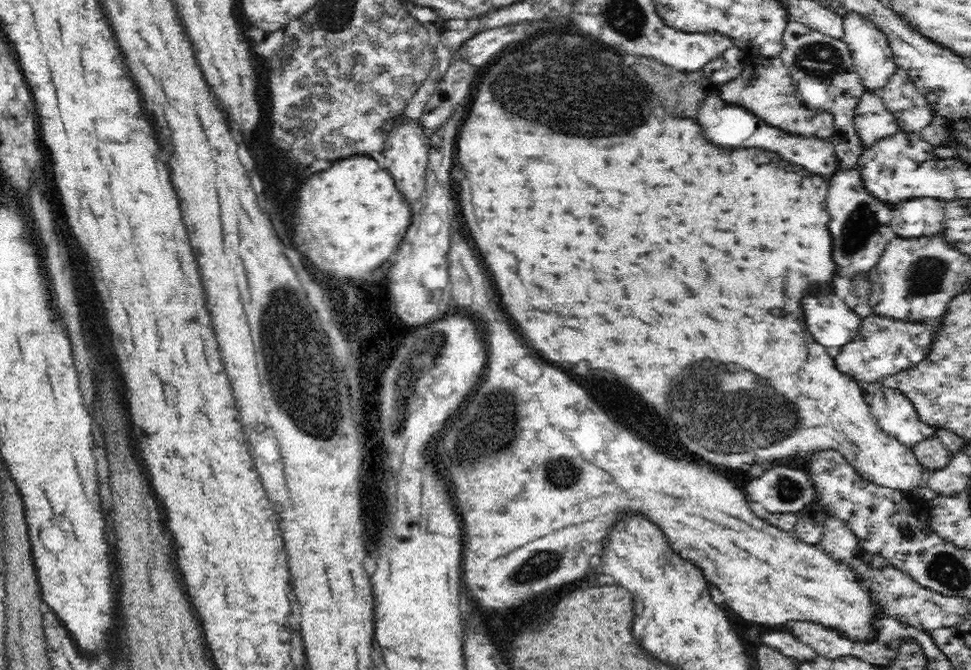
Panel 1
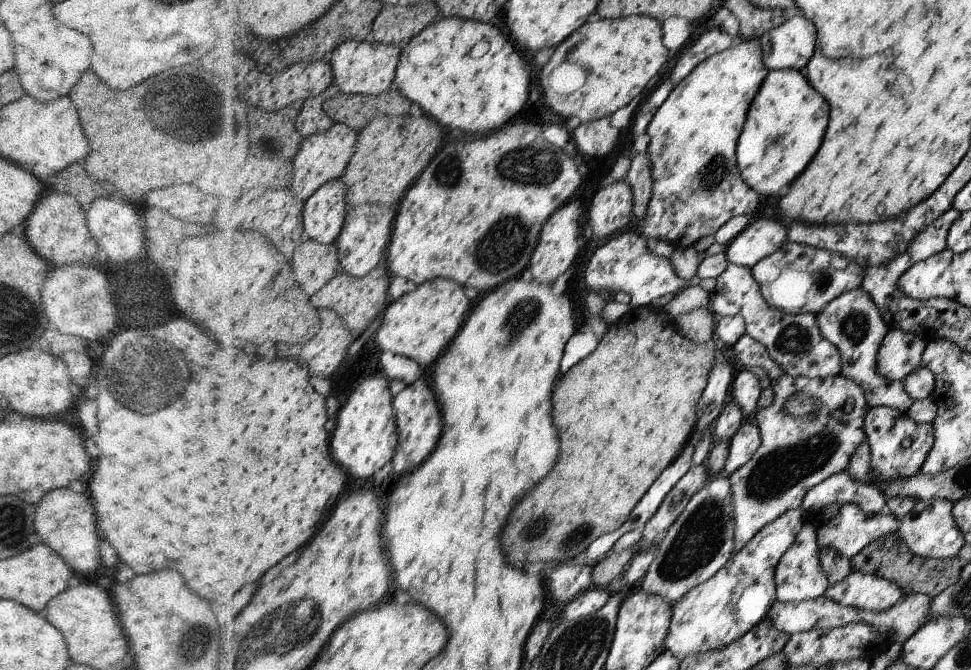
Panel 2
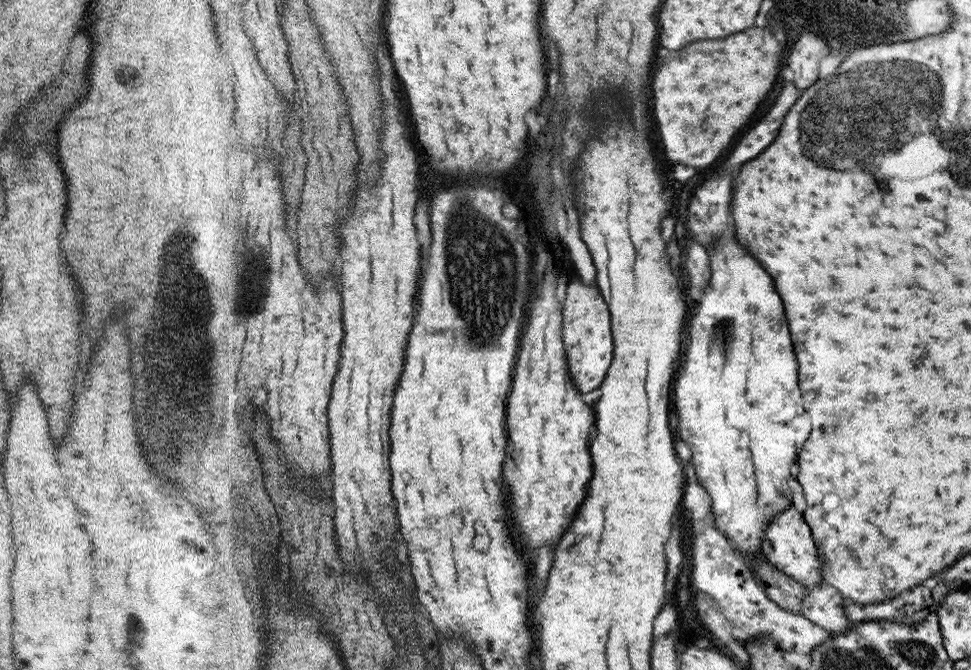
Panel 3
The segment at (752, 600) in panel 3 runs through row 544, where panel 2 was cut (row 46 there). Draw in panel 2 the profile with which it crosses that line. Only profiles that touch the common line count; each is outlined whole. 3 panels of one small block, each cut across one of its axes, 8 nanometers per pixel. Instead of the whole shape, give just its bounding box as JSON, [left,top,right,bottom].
[670,28,737,86]

